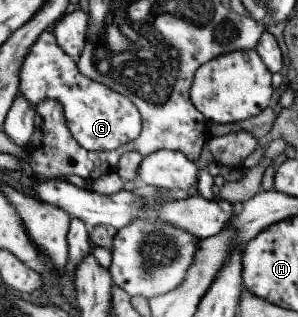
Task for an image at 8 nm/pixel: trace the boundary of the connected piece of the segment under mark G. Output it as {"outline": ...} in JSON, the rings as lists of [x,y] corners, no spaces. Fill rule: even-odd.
{"outline":[[[43,31],[31,45],[19,71],[17,94],[21,94],[31,108],[45,98],[58,100],[63,108],[65,124],[75,142],[87,151],[111,151],[136,139],[140,133],[140,115],[127,97],[109,86],[90,81],[78,73],[76,63],[63,52],[51,31]]]}

